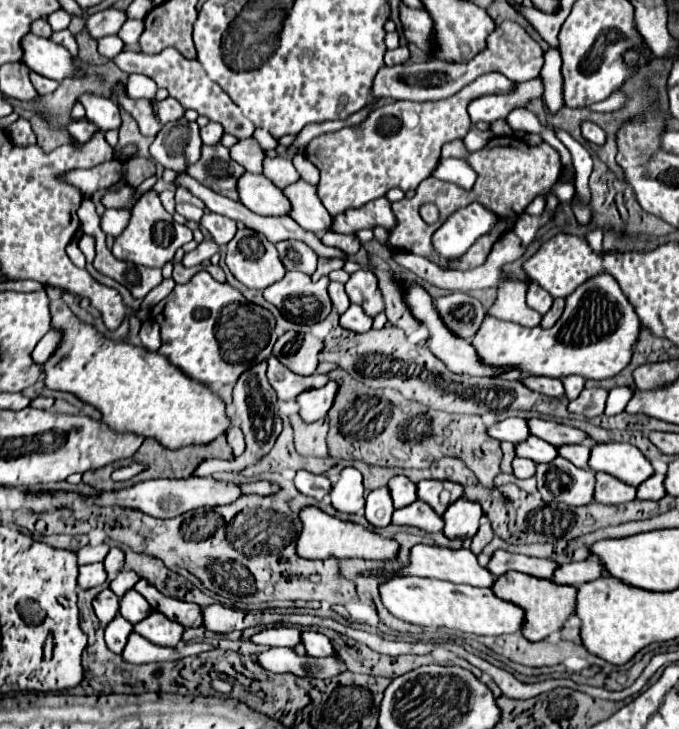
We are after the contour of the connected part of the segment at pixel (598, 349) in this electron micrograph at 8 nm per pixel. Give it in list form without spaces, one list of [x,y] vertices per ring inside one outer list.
[[[600,274],[596,278],[590,278],[582,286],[578,286],[568,296],[568,304],[562,318],[550,330],[542,330],[540,326],[526,328],[516,322],[498,320],[486,314],[486,318],[482,320],[482,326],[478,328],[478,334],[474,334],[472,338],[472,346],[476,348],[478,358],[482,358],[482,362],[486,362],[488,366],[512,366],[522,374],[530,374],[530,376],[564,378],[570,374],[578,374],[590,380],[604,380],[604,378],[616,376],[630,362],[632,346],[638,338],[638,332],[640,332],[640,320],[634,314],[632,304],[626,300],[620,286],[610,274]]]

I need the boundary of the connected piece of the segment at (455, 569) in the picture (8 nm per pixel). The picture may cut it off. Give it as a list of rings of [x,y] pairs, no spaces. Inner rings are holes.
[[[418,544],[410,550],[410,564],[400,572],[400,576],[430,576],[480,588],[490,588],[496,582],[496,578],[486,572],[484,566],[478,566],[472,550],[452,550],[424,544]]]

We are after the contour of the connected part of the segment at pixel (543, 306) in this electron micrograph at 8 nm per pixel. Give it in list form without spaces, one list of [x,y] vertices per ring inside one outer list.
[[[532,282],[530,288],[528,288],[526,304],[528,304],[532,310],[536,310],[536,312],[546,314],[546,312],[550,310],[550,306],[552,306],[552,296],[550,296],[548,292],[544,292],[536,282]]]

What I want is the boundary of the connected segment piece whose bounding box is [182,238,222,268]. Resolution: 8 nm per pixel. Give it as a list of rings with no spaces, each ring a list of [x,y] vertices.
[[[210,238],[210,240],[204,240],[202,244],[198,244],[198,248],[196,250],[192,250],[192,252],[188,252],[188,254],[184,254],[184,260],[182,260],[182,264],[184,266],[196,266],[196,264],[200,264],[200,262],[204,262],[204,260],[210,260],[214,254],[218,254],[222,248]]]

